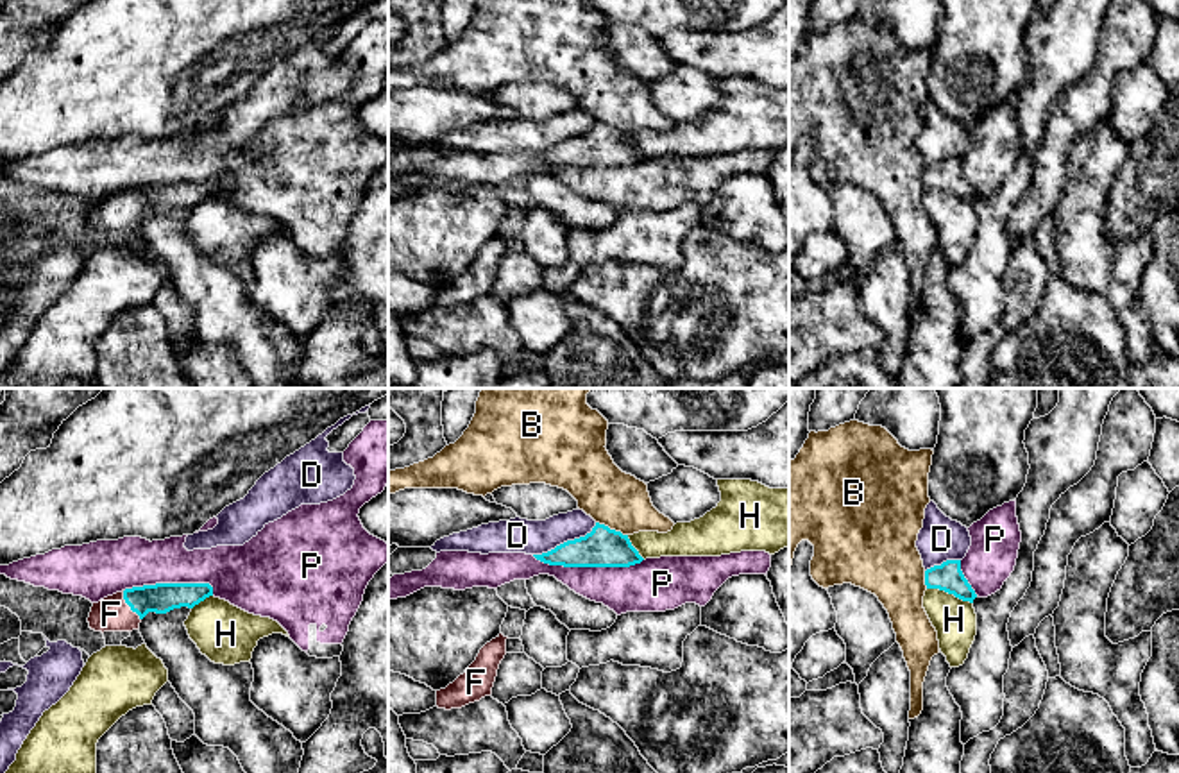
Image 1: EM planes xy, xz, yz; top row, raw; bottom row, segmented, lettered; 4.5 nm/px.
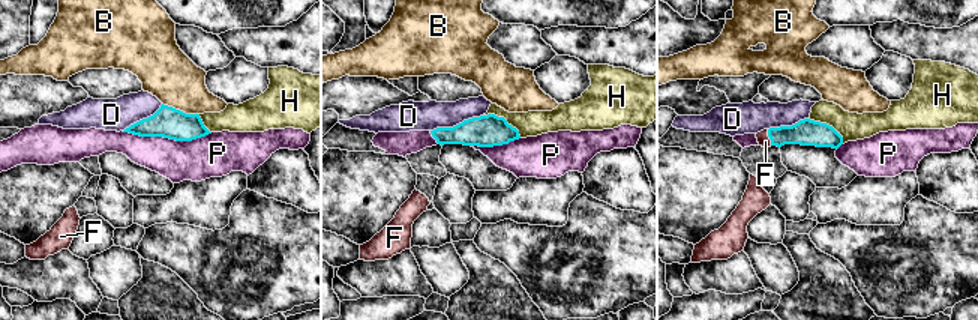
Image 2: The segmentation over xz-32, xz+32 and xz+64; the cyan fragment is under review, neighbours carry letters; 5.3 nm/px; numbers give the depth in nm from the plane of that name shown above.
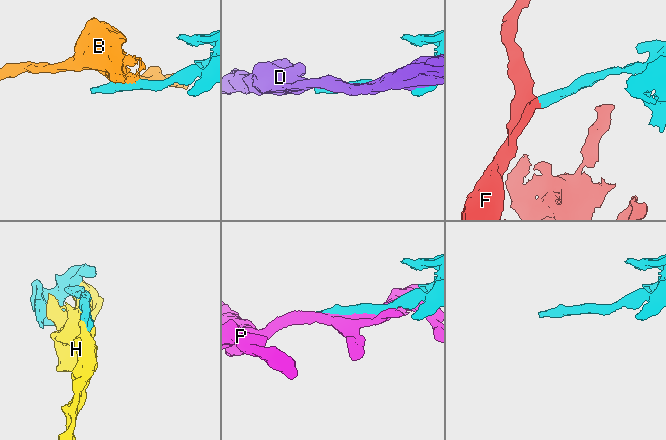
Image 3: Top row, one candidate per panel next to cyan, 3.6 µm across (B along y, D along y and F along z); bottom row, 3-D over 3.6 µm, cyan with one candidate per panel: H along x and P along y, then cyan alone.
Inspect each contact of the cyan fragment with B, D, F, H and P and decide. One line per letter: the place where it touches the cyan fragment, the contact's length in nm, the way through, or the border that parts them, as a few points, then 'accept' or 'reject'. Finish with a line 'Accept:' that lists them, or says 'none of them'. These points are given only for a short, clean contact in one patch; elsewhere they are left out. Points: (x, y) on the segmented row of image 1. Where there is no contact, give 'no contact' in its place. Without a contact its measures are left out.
B: meets cyan in xz at (612, 530); contact 160 nm long; reject
D: meets cyan in xz at (568, 541); contact 320 nm long; reject
F: meets cyan in xy at (127, 603); contact 160 nm long; runs through xy (160, 598), (127, 603), (111, 614); accept
H: meets cyan in yz at (950, 593); contact 220 nm long; reject
P: meets cyan in xz at (587, 566); contact 500 nm long; reject
Accept: F

